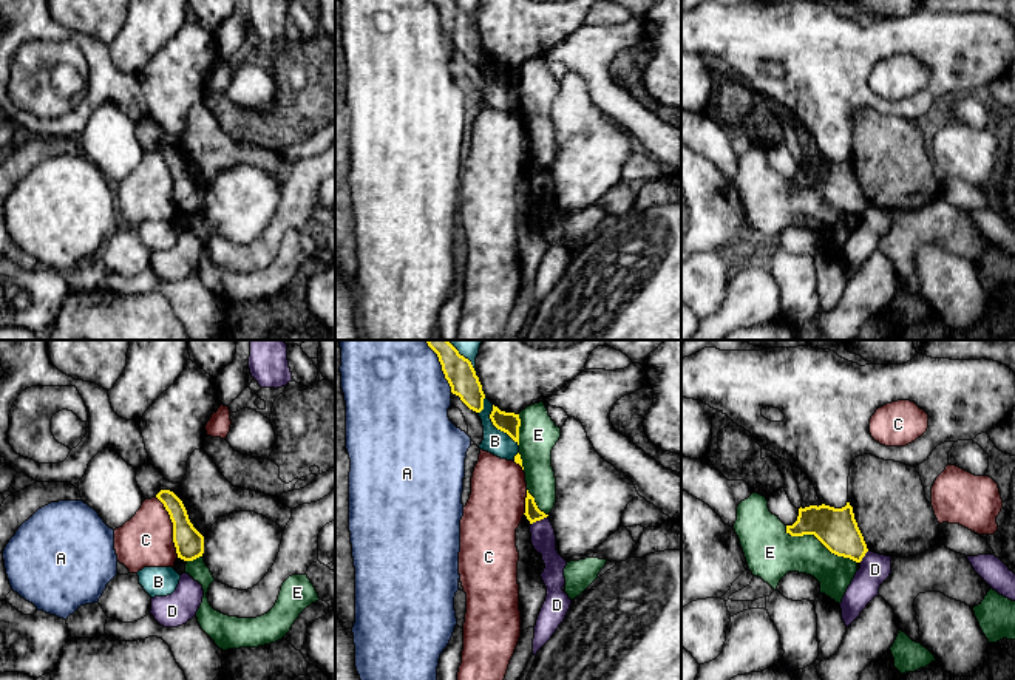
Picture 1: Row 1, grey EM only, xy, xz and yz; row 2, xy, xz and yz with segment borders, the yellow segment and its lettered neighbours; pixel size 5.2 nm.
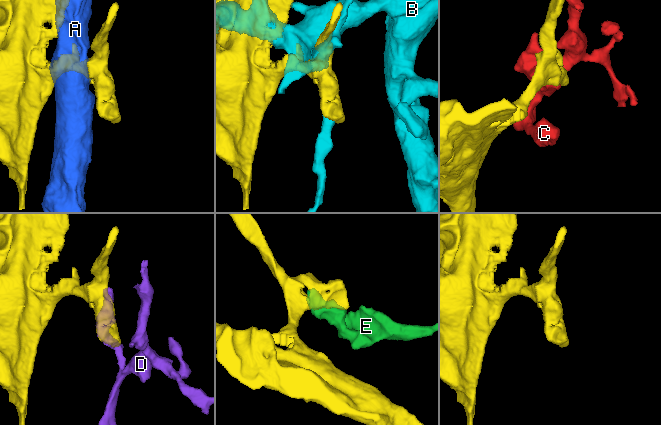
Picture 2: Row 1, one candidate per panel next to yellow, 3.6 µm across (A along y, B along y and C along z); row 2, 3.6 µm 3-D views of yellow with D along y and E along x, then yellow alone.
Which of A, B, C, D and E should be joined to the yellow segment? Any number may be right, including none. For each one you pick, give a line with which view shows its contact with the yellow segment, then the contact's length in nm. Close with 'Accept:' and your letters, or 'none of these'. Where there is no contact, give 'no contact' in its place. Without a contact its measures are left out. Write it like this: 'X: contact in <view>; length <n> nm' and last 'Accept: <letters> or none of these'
Accept: none of these

